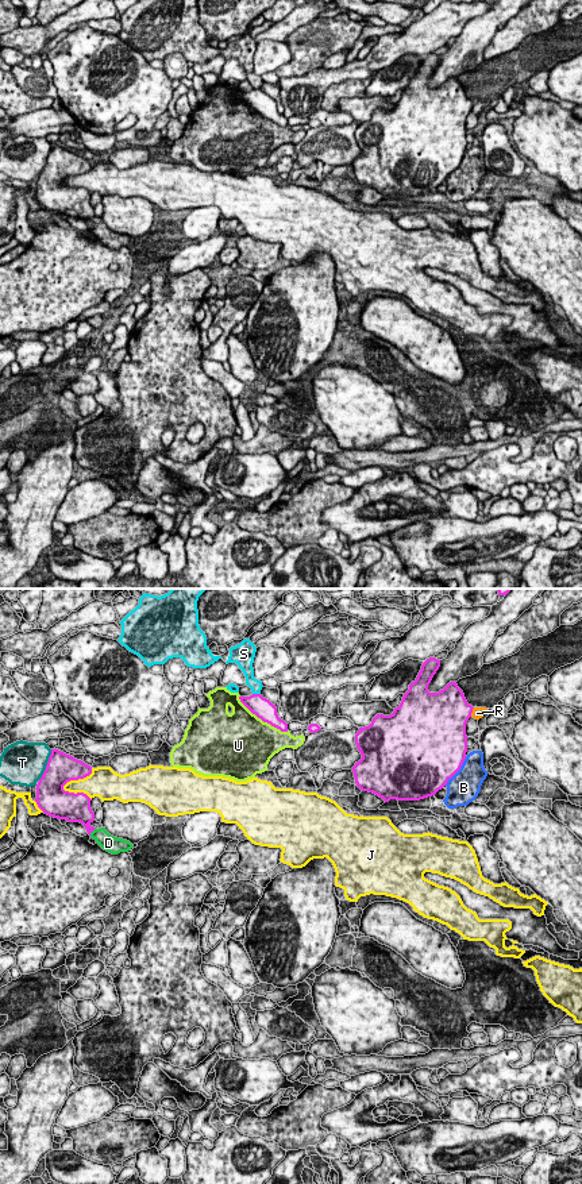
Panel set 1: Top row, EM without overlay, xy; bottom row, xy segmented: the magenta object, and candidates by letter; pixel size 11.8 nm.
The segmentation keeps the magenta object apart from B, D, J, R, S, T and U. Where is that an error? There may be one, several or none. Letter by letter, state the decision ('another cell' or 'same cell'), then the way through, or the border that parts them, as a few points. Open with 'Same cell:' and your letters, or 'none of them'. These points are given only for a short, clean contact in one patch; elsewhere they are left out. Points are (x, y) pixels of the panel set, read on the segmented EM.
Same cell: none of them
B: another cell
D: another cell
J: another cell
R: another cell
S: another cell
T: another cell
U: another cell

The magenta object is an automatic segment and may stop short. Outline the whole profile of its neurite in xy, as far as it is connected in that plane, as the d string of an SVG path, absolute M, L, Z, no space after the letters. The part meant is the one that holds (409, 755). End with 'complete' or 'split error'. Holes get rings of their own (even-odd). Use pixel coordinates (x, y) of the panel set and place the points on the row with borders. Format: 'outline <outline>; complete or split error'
outline M427 659L415 682L390 716L377 714L371 724L359 728L355 744L362 759L351 768L355 783L385 802L420 801L435 795L460 770L467 752L466 724L473 713L456 682L439 693L429 693L428 684L440 667L440 660Z; complete

